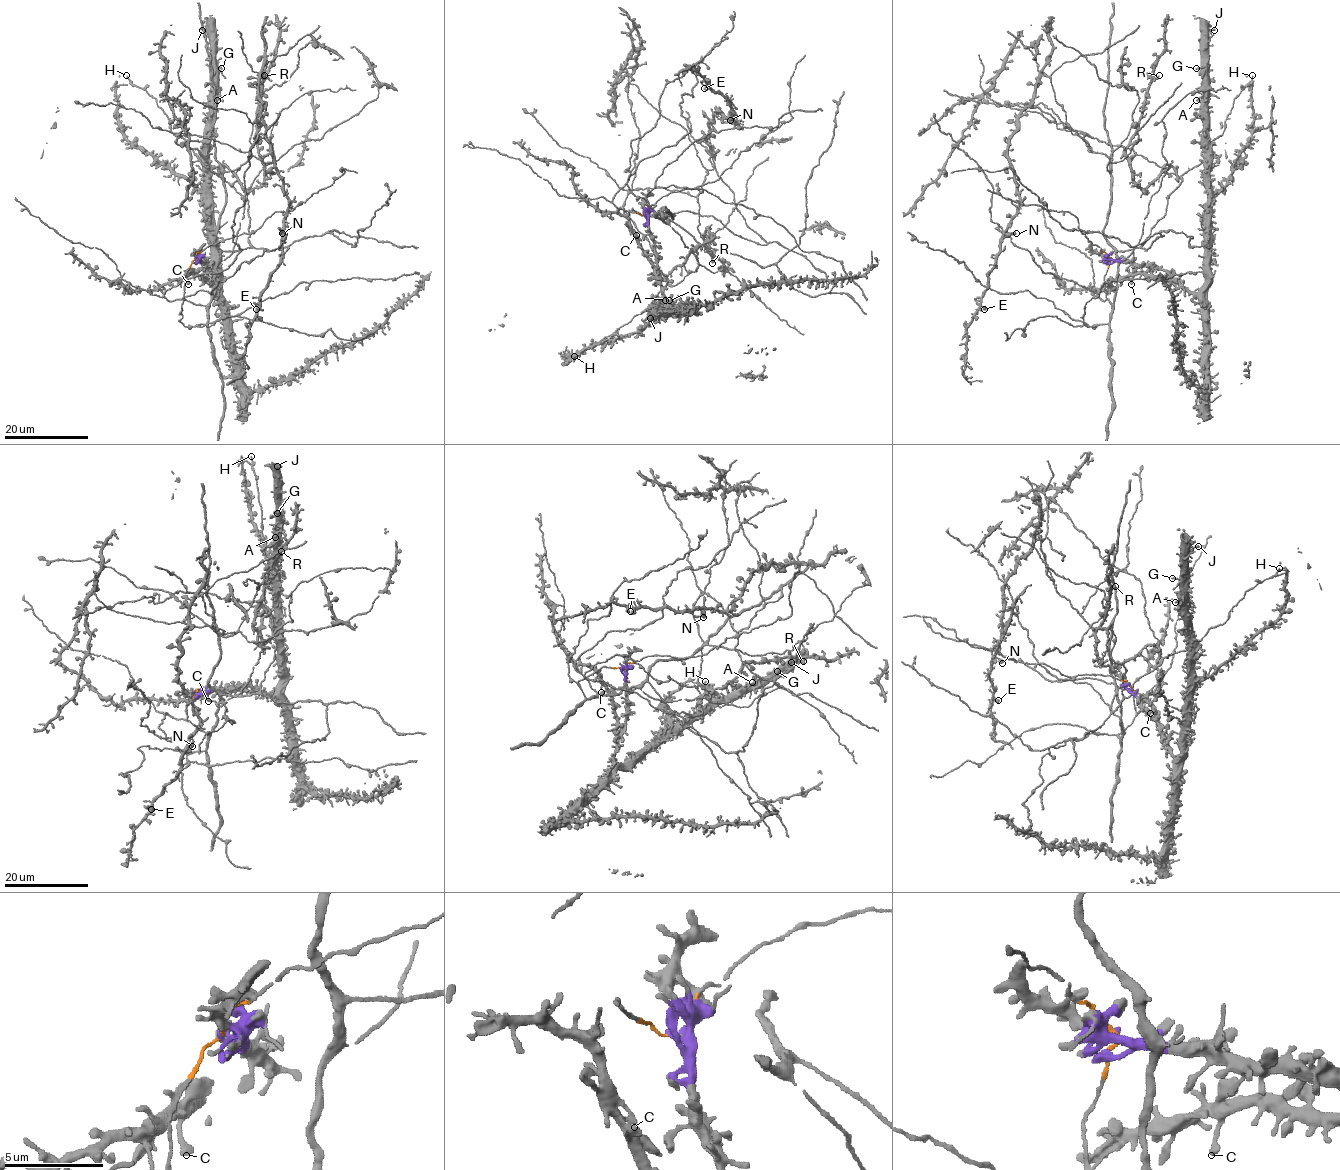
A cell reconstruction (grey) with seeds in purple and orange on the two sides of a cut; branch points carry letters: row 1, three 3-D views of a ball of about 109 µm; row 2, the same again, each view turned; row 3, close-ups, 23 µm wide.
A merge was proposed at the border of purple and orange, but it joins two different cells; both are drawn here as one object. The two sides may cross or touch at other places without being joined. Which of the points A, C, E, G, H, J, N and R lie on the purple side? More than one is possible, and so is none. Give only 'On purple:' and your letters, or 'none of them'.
On purple: A, C, G, J

